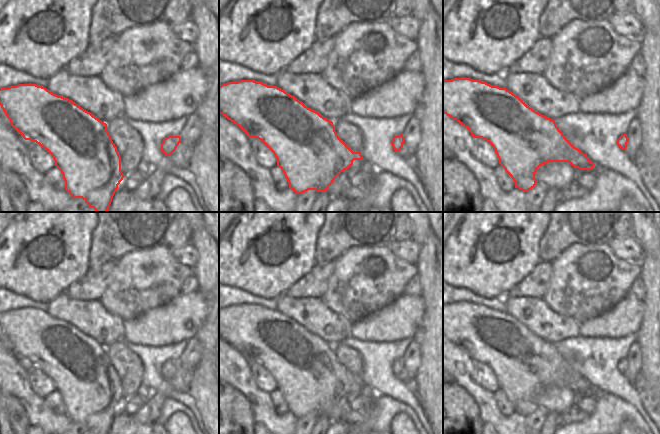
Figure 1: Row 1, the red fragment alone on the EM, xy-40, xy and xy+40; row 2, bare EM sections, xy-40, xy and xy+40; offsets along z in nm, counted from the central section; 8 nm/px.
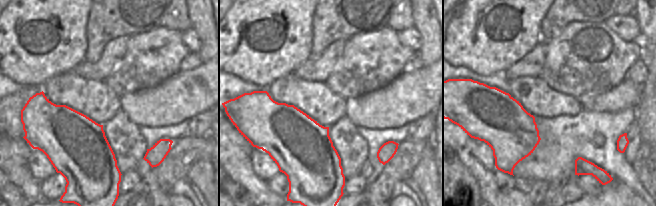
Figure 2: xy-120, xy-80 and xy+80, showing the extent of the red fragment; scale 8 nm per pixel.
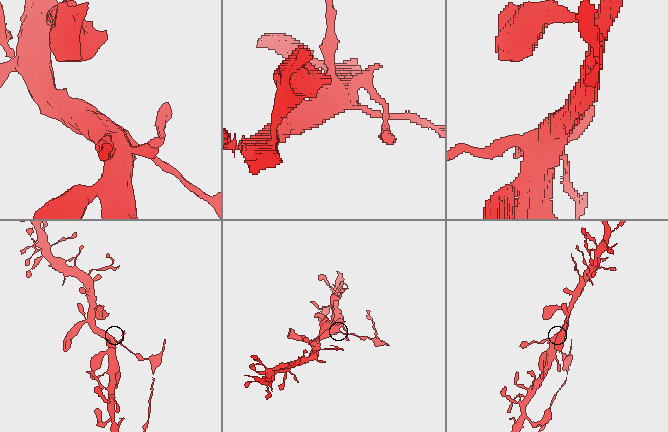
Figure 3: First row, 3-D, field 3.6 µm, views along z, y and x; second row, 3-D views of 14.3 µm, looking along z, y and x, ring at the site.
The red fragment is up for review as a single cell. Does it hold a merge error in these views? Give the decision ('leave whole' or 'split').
split

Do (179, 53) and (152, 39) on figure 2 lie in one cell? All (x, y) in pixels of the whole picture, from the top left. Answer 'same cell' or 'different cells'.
same cell

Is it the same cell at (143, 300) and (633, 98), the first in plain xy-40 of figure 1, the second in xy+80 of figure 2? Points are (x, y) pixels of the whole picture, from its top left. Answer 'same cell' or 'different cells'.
different cells

